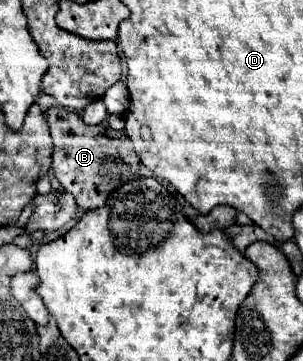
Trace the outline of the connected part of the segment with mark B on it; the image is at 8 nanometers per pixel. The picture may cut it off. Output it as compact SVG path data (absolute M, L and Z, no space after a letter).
M50 109L48 111L50 135L54 141L52 169L54 177L64 191L72 193L82 209L104 207L110 193L124 183L140 177L140 157L134 153L124 133L116 133L106 125L86 125L74 111Z

